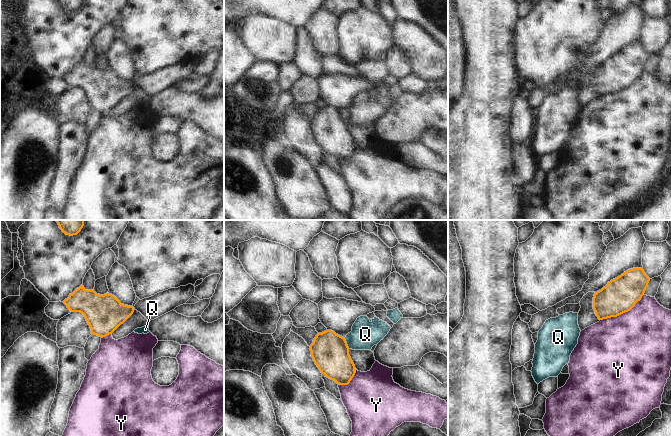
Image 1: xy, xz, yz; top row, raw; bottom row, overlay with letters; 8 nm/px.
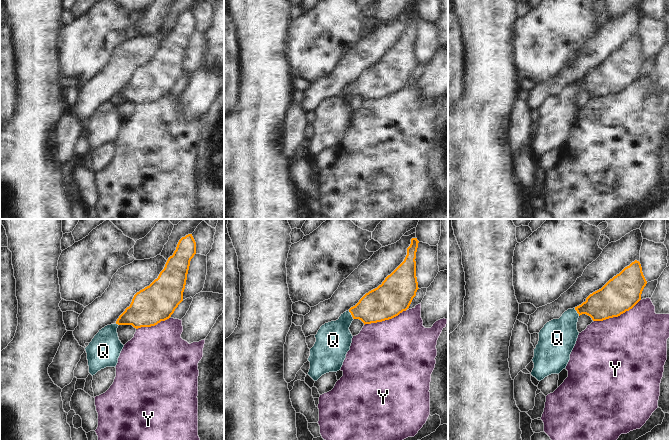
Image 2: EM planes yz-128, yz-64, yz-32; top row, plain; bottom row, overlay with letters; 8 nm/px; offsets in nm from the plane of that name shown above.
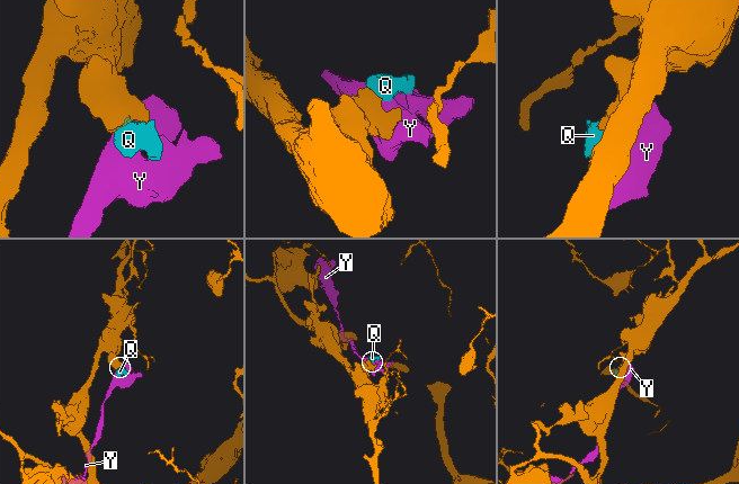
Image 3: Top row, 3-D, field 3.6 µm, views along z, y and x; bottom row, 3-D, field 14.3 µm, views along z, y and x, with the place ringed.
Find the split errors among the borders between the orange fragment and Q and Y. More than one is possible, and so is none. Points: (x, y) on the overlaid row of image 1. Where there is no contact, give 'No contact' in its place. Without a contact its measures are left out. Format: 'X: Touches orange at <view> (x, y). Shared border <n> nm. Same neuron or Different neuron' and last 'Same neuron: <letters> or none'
Q: Touches orange at xz (346, 343). Shared border 100 nm. Same neuron
Y: Touches orange at yz (622, 313). Shared border 400 nm. Different neuron
Same neuron: Q

